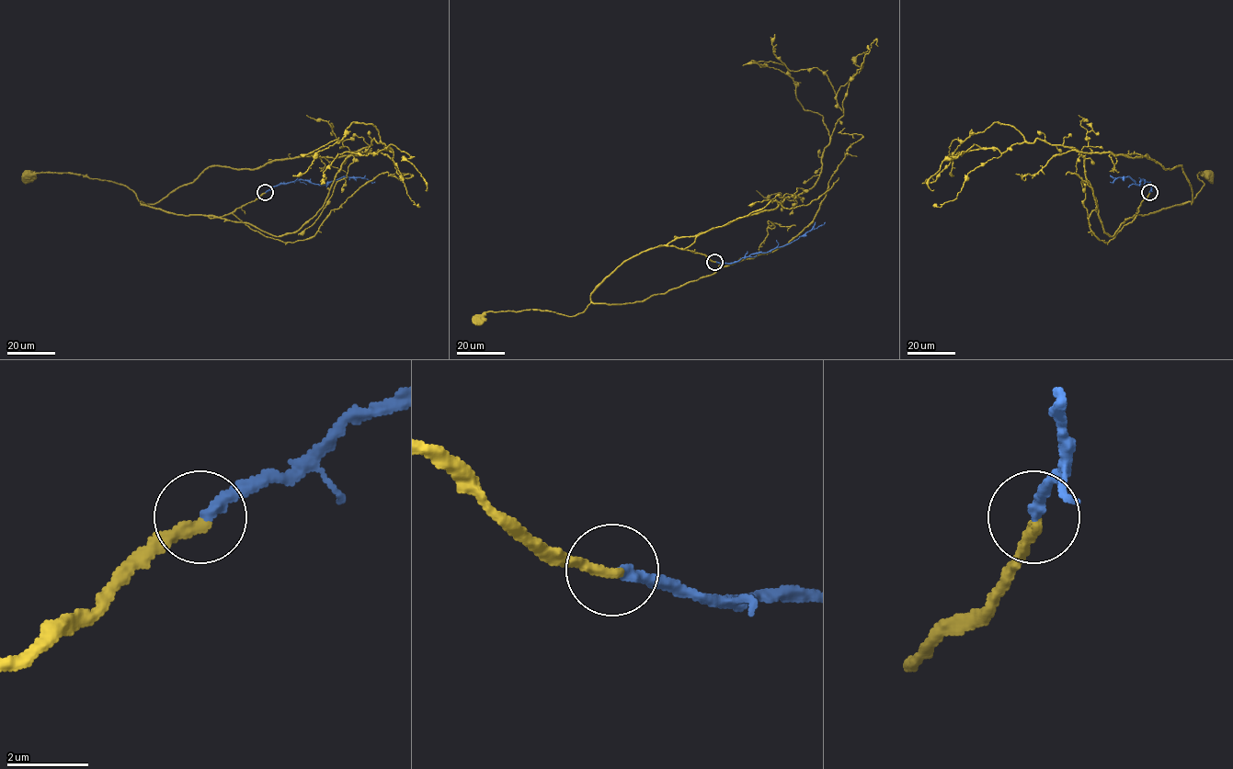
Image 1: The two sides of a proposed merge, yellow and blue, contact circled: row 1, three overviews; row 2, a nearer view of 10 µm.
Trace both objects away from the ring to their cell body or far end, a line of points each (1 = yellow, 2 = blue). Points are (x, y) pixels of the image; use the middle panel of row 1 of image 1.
1: (715, 261), (675, 246), (651, 247), (623, 261), (572, 316), (532, 309), (486, 311), (479, 320)
2: (715, 261), (731, 263), (754, 254), (770, 251), (790, 243), (825, 222)

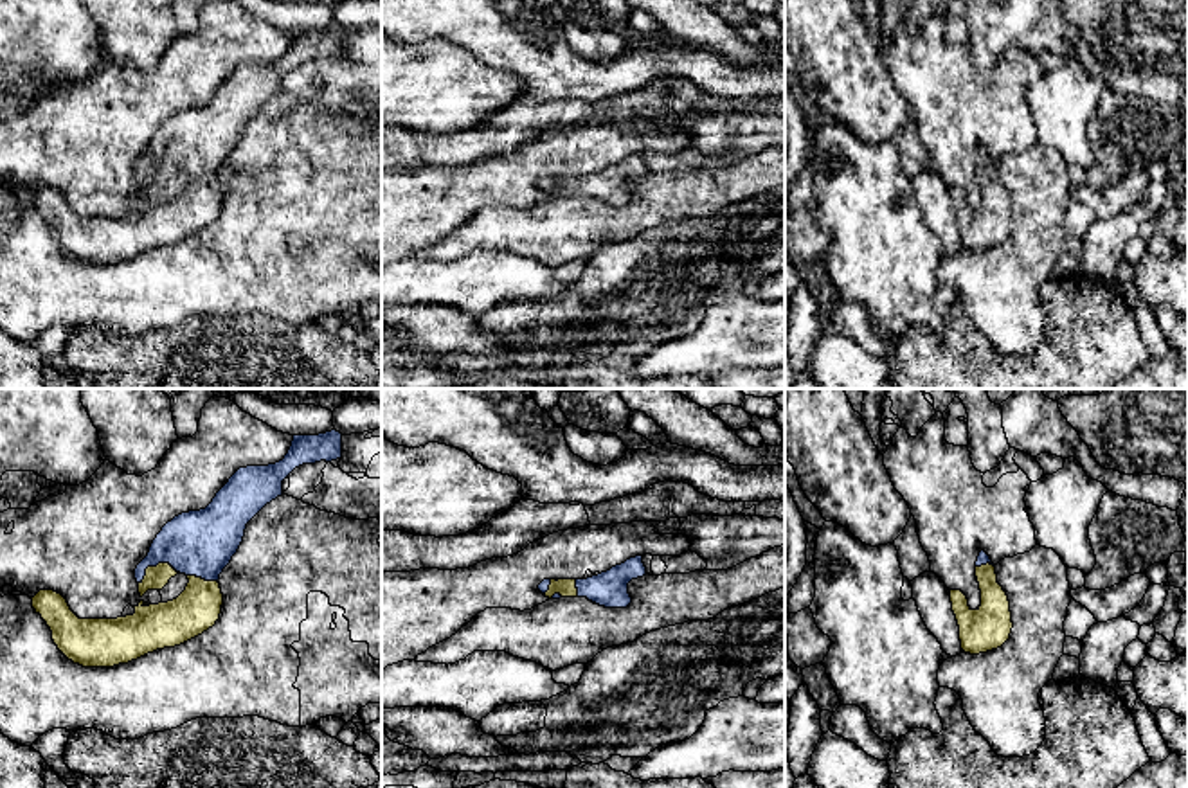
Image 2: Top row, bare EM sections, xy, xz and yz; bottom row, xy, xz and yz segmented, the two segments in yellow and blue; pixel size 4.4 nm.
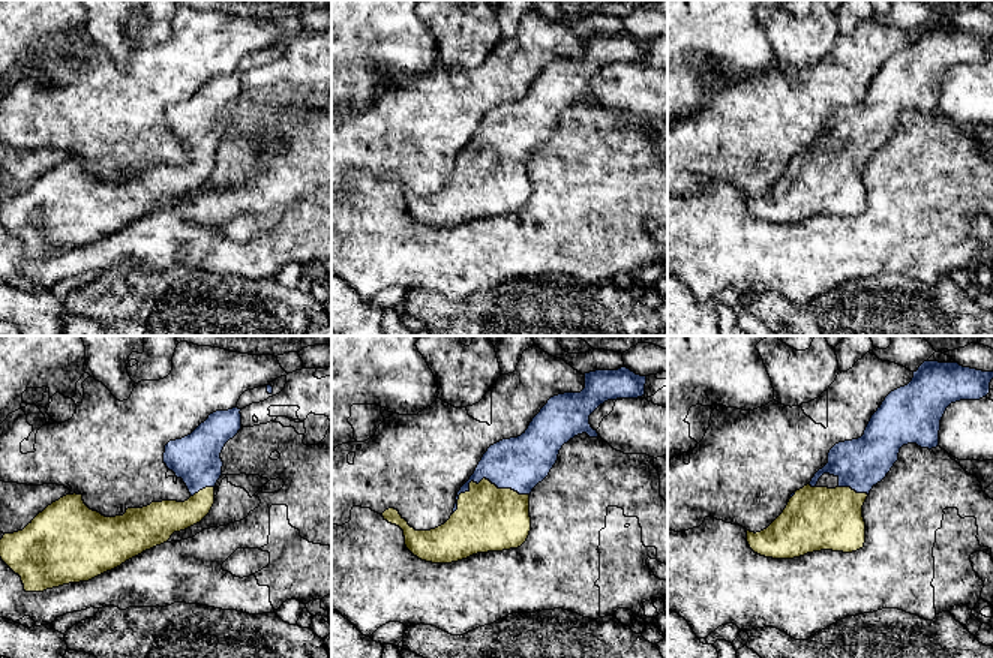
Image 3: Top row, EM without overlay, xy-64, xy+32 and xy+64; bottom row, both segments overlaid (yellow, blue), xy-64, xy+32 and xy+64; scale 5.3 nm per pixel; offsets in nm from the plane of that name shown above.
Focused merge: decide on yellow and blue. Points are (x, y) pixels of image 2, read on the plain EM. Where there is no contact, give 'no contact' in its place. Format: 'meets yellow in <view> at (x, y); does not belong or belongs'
meets yellow in xy at (153, 164); belongs

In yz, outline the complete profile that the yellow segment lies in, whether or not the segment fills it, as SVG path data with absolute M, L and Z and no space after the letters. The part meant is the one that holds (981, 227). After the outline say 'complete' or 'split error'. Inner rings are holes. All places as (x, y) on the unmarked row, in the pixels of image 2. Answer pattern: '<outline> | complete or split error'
M985 148L977 153L976 175L981 187L977 207L968 203L968 196L961 187L950 187L961 246L970 252L1001 245L1013 225L1008 193L997 180L995 162Z | split error

